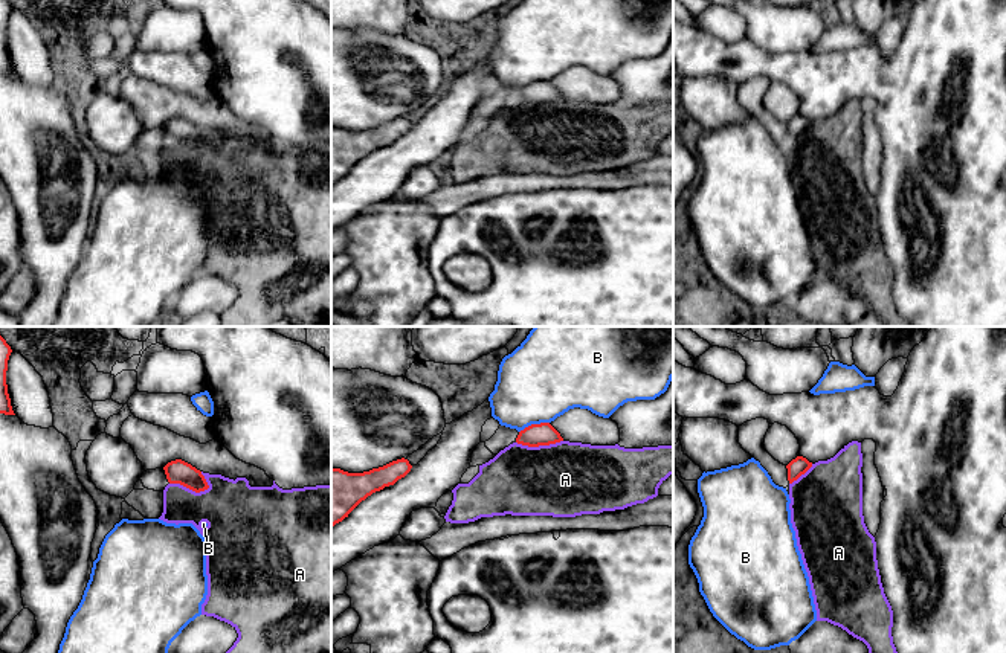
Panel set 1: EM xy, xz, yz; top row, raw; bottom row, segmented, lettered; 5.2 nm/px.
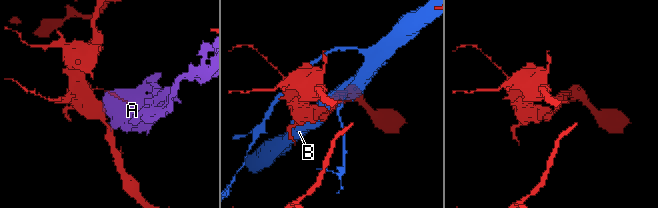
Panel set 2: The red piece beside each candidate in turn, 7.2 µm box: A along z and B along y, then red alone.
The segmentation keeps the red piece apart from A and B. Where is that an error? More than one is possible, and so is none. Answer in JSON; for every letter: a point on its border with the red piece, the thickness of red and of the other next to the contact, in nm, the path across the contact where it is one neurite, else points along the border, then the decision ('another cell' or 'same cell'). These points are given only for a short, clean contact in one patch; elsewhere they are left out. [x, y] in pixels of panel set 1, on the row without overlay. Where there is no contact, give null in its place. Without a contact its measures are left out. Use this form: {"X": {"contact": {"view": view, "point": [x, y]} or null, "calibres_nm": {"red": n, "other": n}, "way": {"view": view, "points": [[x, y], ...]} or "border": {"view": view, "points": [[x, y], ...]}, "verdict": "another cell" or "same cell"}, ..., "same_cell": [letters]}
{"A": {"contact": {"view": "xy", "point": [190, 147]}, "calibres_nm": {"red": 130, "other": 300}, "verdict": "another cell"}, "B": {"contact": {"view": "xz", "point": [533, 83]}, "calibres_nm": {"red": 120, "other": 420}, "verdict": "another cell"}, "same_cell": []}

